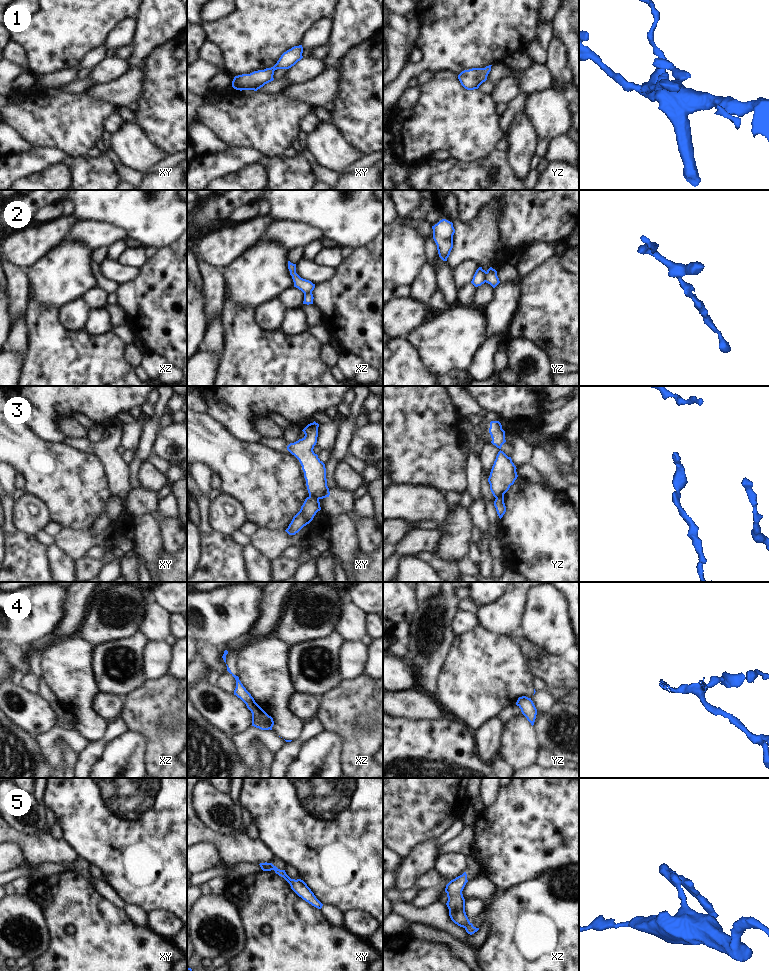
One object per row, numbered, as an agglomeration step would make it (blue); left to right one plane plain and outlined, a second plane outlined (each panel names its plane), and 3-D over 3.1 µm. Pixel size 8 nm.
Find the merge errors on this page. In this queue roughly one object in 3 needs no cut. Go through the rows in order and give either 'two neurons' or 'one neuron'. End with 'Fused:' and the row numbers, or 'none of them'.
1: one neuron
2: two neurons
3: two neurons
4: two neurons
5: two neurons
Fused: 2, 3, 4, 5

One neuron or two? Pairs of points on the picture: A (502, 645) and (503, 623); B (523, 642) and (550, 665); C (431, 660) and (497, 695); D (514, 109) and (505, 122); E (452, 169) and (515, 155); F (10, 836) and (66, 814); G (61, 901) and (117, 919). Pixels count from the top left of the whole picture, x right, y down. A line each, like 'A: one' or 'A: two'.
A: two
B: one
C: two
D: one
E: two
F: two
G: one

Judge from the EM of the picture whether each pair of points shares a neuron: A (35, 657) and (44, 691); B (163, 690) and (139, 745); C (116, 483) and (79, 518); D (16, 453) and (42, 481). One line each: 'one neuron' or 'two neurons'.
A: one neuron
B: two neurons
C: two neurons
D: one neuron

